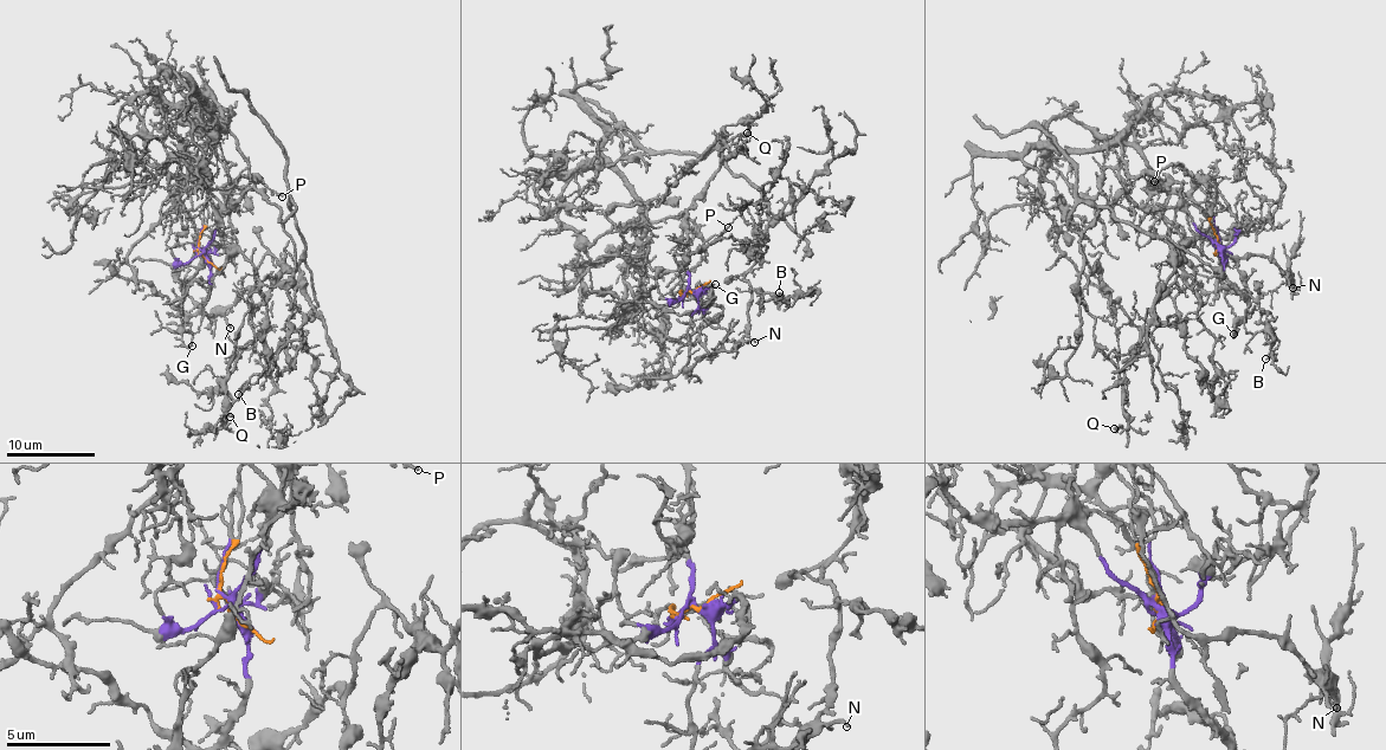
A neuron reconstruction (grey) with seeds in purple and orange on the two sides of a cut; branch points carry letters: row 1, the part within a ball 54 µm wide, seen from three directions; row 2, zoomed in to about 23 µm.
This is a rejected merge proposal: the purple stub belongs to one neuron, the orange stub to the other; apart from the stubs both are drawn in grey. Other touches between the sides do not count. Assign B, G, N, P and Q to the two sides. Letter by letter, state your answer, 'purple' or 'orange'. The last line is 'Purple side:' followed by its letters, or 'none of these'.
B: purple
G: purple
N: purple
P: orange
Q: purple
Purple side: B, G, N, Q

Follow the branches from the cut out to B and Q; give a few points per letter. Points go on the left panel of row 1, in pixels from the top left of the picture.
B: (202, 254), (249, 188), (282, 225), (291, 198), (305, 249), (294, 271), (258, 267), (263, 376), (238, 394)
Q: (202, 254), (220, 218), (252, 188), (281, 211), (295, 252), (294, 272), (247, 298), (229, 368), (229, 416)

